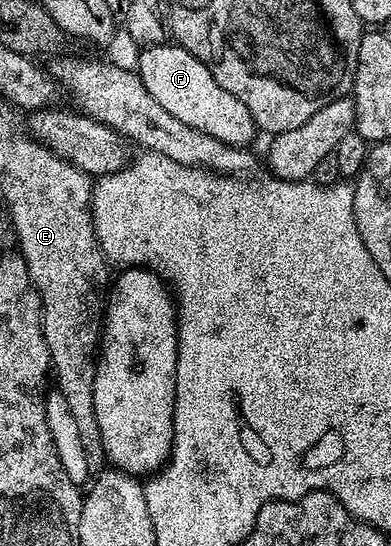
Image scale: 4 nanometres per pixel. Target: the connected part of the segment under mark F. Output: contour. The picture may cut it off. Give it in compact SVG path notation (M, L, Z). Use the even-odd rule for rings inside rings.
M175 43L150 45L139 50L140 65L138 72L142 83L146 83L146 91L174 115L174 119L182 119L186 127L194 127L206 135L214 135L227 145L241 147L251 146L252 140L258 136L258 130L250 111L246 111L246 103L238 103L230 91L222 91L210 75L210 71L190 51Z

